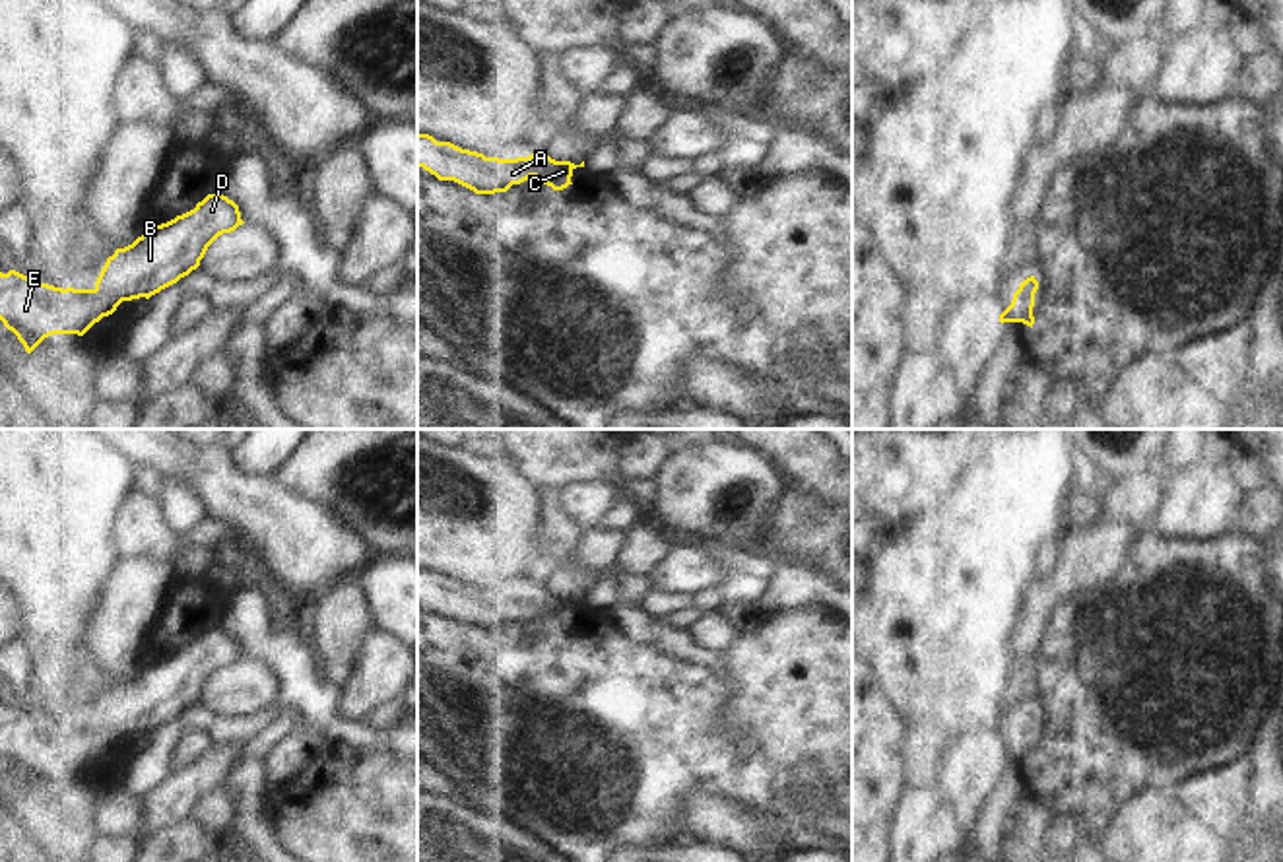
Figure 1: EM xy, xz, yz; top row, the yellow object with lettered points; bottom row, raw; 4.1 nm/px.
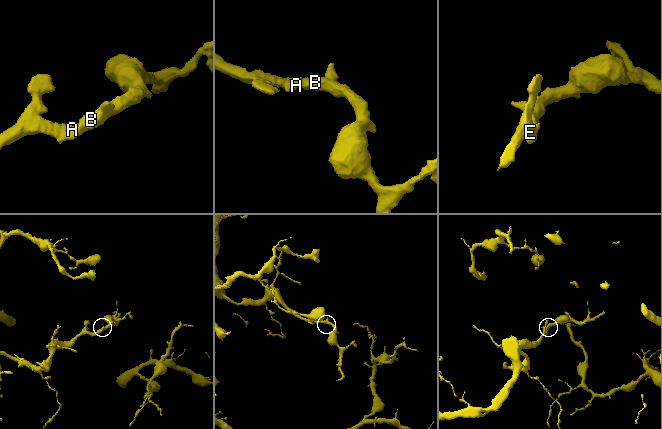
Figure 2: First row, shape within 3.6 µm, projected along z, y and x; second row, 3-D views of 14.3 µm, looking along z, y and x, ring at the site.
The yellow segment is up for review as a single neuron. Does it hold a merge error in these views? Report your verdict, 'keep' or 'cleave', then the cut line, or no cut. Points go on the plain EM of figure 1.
keep; no cut

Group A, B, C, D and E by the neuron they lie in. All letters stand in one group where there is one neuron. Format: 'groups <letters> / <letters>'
groups A B C D E

